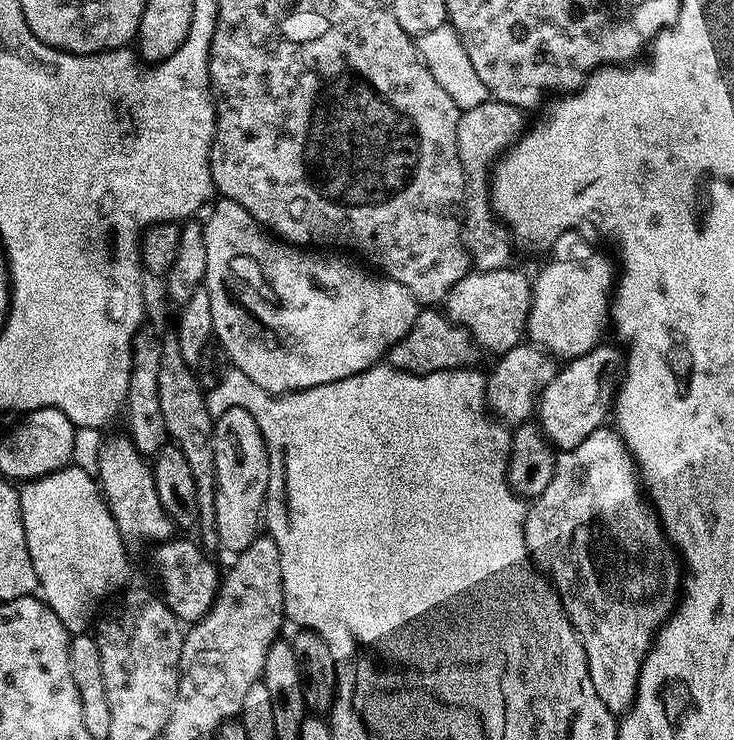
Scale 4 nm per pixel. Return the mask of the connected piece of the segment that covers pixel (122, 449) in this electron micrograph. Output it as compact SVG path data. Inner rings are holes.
M120 434L113 440L105 442L96 468L100 491L104 499L108 501L108 508L112 512L121 536L129 541L163 542L173 535L172 519L162 508L162 502L158 502L158 490L154 490L152 465L145 457L141 456L127 435ZM98 471L100 471L100 476Z

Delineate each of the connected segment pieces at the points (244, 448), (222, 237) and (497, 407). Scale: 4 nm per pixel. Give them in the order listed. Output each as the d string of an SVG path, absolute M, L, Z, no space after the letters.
M228 406L214 420L214 466L216 467L216 529L219 547L239 554L254 542L262 528L262 509L268 493L270 466L258 422L245 408Z
M220 198L211 205L211 208L212 213L209 214L208 221L203 221L202 231L206 242L206 274L203 287L207 288L210 294L212 331L215 339L219 340L220 345L226 350L235 371L246 374L246 378L254 382L254 386L273 394L283 394L301 392L314 386L345 380L354 374L366 371L367 368L379 365L385 359L388 349L395 346L414 326L418 315L418 305L410 294L410 290L406 290L406 286L388 279L383 274L363 272L358 265L351 264L350 261L343 260L340 256L319 256L316 253L319 251L305 250L303 247L293 246L279 238L273 238L261 225L256 223L256 219L247 210L238 206L238 202Z
M521 342L510 350L499 353L492 373L487 373L484 382L484 402L495 419L509 425L529 423L538 408L541 390L555 378L558 364L542 348L531 342Z

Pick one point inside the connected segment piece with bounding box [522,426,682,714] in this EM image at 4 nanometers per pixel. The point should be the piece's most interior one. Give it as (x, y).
(593, 531)

